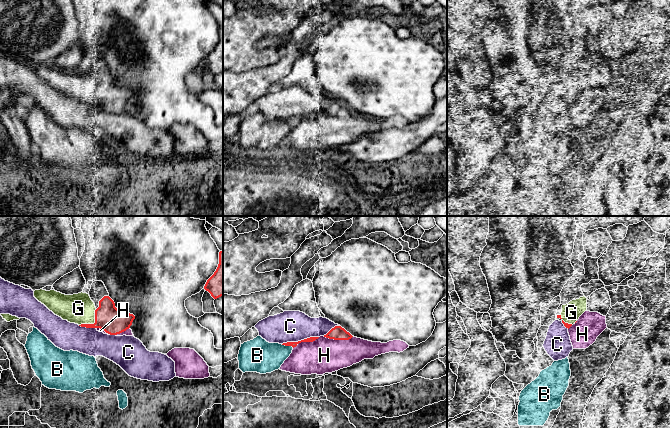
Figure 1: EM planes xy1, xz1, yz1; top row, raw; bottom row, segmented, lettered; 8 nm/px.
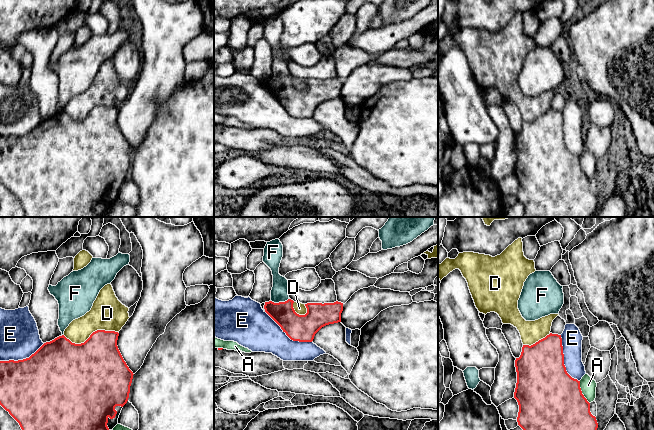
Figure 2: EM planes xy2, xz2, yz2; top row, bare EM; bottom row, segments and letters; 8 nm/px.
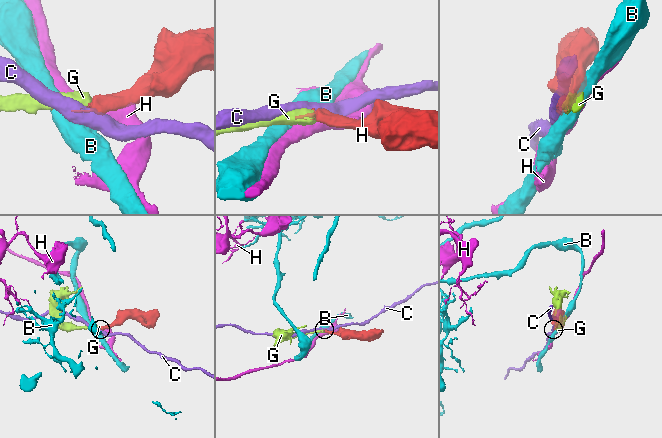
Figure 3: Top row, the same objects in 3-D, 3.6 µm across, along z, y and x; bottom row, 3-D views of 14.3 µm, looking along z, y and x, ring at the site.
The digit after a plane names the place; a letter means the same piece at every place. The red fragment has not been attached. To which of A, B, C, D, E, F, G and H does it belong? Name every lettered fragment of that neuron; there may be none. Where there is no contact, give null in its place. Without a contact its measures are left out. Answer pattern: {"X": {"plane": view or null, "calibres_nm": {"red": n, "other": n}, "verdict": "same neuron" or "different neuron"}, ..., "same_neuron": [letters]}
{"A": {"plane": "yz2", "calibres_nm": {"red": 500, "other": 130}, "verdict": "different neuron"}, "B": {"plane": "xz1", "calibres_nm": {"red": 50, "other": 260}, "verdict": "different neuron"}, "C": {"plane": "xz1", "calibres_nm": {"red": 50, "other": 260}, "verdict": "different neuron"}, "D": {"plane": "xy2", "calibres_nm": {"red": 420, "other": 280}, "verdict": "different neuron"}, "E": {"plane": "yz2", "calibres_nm": {"red": 420, "other": 160}, "verdict": "different neuron"}, "F": {"plane": "xz2", "calibres_nm": {"red": 220, "other": 140}, "verdict": "different neuron"}, "G": {"plane": "xy1", "calibres_nm": {"red": 200, "other": 240}, "verdict": "same neuron"}, "H": {"plane": "xz1", "calibres_nm": {"red": 110, "other": 280}, "verdict": "different neuron"}, "same_neuron": ["G"]}

